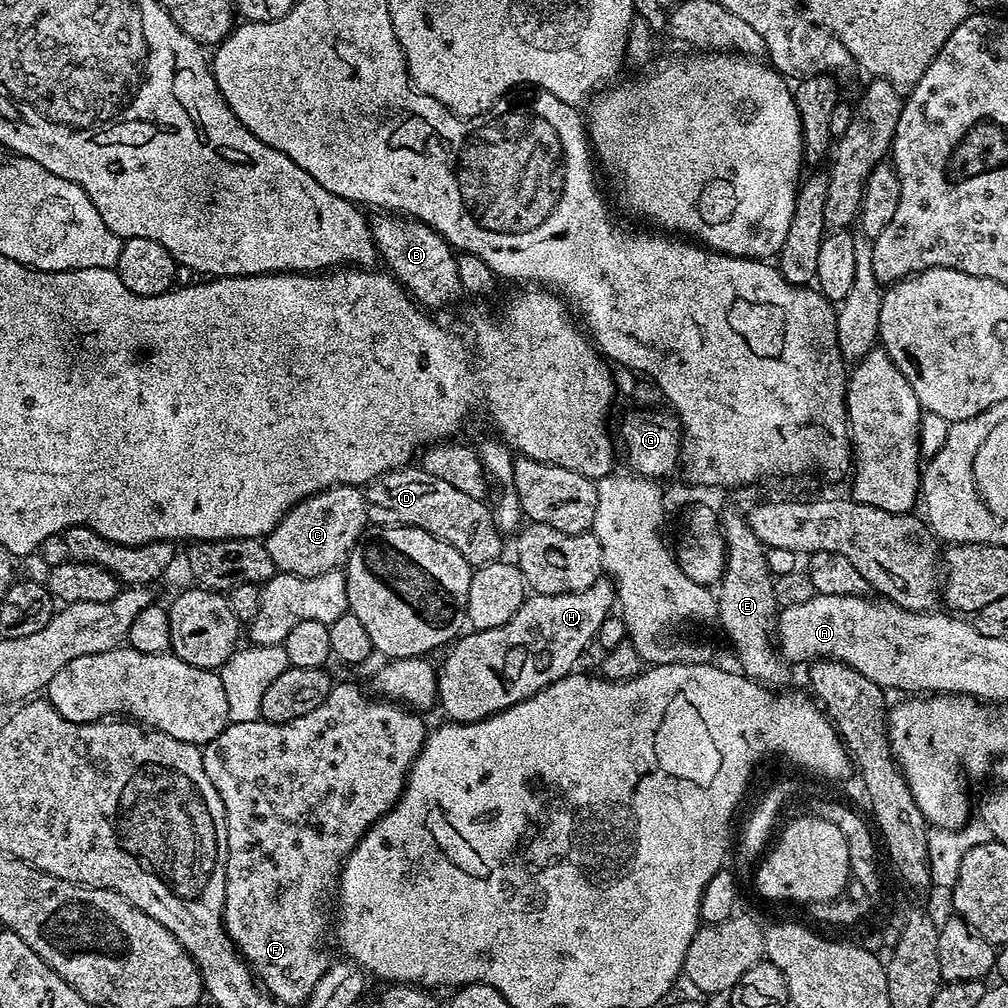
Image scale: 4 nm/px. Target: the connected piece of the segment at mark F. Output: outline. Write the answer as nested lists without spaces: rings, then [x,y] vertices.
[[[336,682],[333,683],[326,702],[322,702],[322,706],[314,706],[314,710],[310,710],[310,714],[302,718],[294,718],[285,724],[271,724],[261,719],[237,724],[230,722],[202,748],[206,778],[210,778],[214,790],[218,790],[228,815],[228,861],[226,862],[228,896],[224,899],[224,927],[228,929],[228,937],[236,944],[241,956],[248,961],[248,967],[258,977],[264,991],[271,994],[282,1006],[288,1004],[304,1006],[318,985],[318,980],[329,968],[330,958],[323,952],[324,944],[320,941],[320,935],[324,932],[324,916],[320,911],[324,908],[328,888],[337,887],[341,867],[355,848],[357,840],[361,840],[369,828],[400,801],[400,795],[404,792],[404,783],[408,781],[408,771],[412,769],[412,763],[424,745],[426,727],[424,728],[423,722],[416,717],[419,715],[415,711],[396,702],[385,702],[380,698],[371,699],[367,700],[356,684]]]

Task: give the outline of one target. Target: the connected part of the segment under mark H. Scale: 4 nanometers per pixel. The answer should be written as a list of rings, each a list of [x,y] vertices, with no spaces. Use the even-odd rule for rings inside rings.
[[[601,578],[576,593],[529,595],[510,622],[494,626],[494,630],[472,630],[469,636],[461,635],[447,649],[448,657],[438,668],[436,690],[439,707],[444,707],[448,715],[445,717],[452,722],[485,720],[567,676],[579,665],[576,663],[588,643],[595,641],[598,626],[617,600],[615,583]]]

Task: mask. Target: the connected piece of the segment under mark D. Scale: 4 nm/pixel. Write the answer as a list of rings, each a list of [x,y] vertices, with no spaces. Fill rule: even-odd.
[[[408,466],[386,472],[363,489],[369,525],[426,530],[426,534],[446,542],[446,546],[454,546],[468,564],[497,563],[501,559],[505,537],[494,522],[491,507],[483,500],[470,498],[470,494],[462,494],[462,490],[442,482],[442,478],[434,478],[413,468]]]

